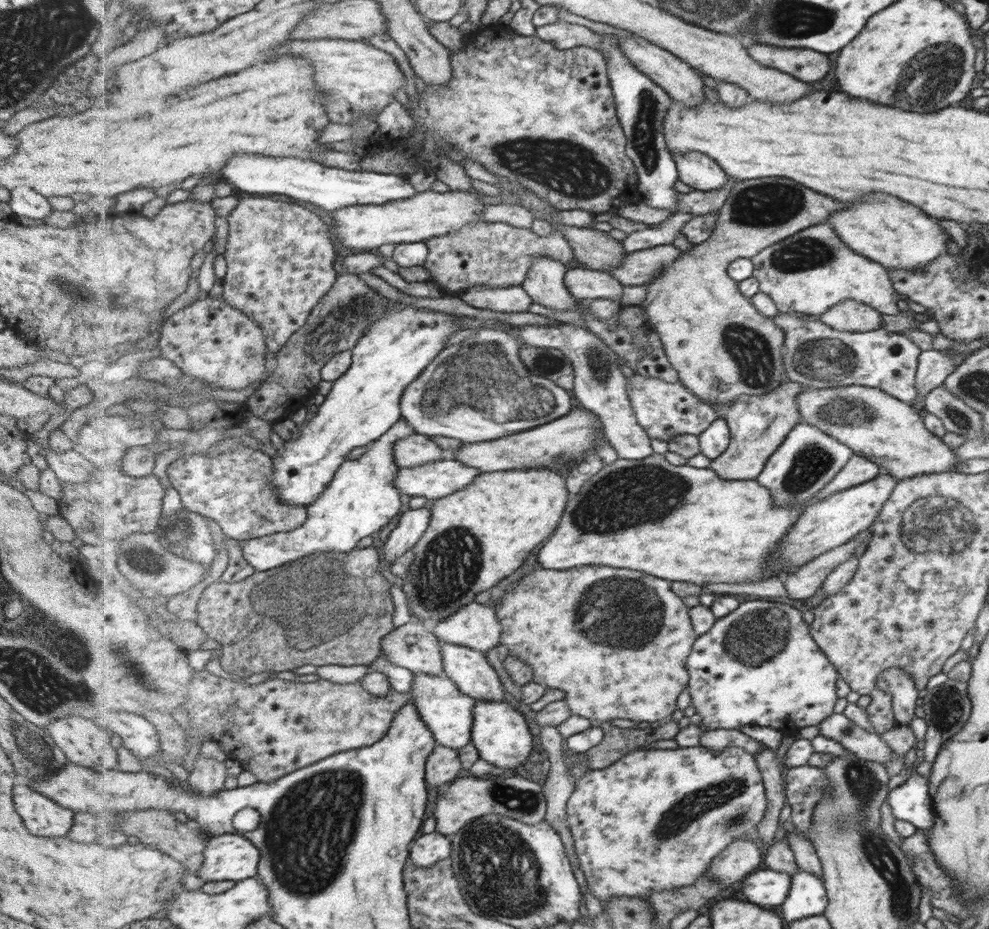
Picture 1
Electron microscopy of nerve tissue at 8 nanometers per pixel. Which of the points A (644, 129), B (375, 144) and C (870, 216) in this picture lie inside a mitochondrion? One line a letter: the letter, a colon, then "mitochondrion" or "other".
A: mitochondrion
B: other
C: other

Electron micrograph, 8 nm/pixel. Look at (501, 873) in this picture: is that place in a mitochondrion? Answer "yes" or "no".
yes

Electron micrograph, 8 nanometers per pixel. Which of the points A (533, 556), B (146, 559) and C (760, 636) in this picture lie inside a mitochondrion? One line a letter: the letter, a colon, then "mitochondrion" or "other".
A: other
B: mitochondrion
C: mitochondrion

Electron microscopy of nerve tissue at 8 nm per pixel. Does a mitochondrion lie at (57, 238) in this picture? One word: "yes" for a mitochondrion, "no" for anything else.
no

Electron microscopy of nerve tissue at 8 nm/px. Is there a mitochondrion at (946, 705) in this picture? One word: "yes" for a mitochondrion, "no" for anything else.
yes

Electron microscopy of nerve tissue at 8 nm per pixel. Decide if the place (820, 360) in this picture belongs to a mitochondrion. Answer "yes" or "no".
yes

